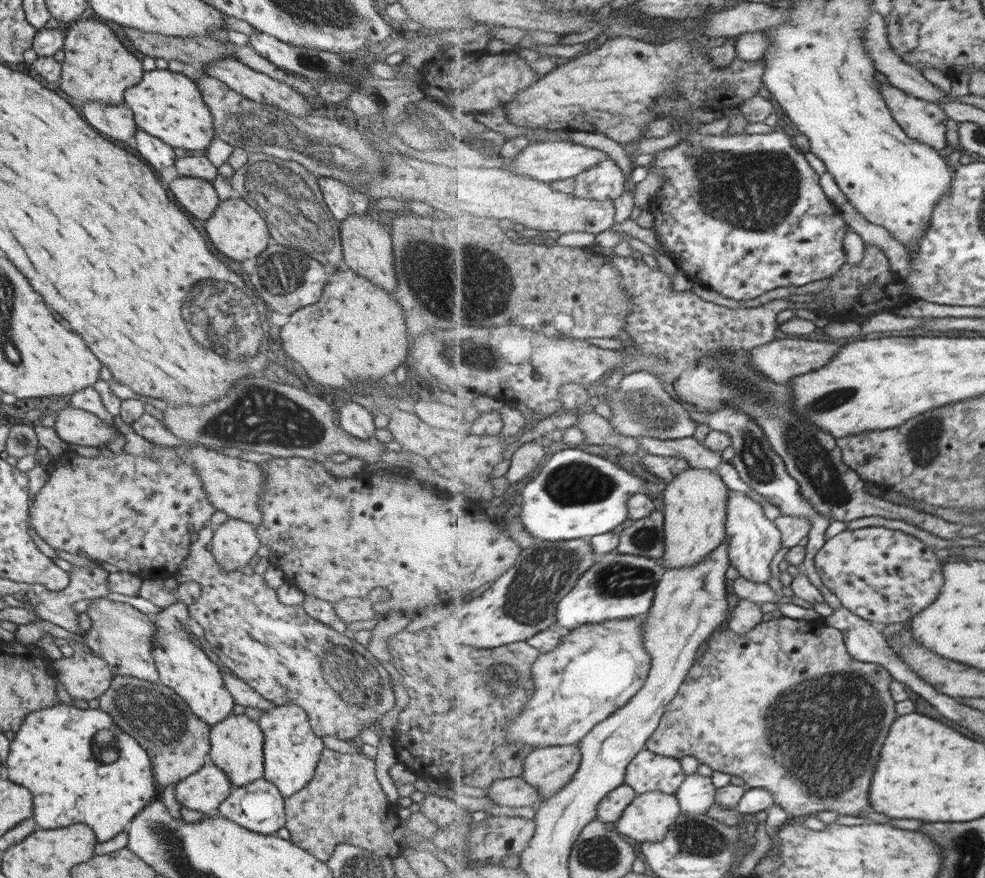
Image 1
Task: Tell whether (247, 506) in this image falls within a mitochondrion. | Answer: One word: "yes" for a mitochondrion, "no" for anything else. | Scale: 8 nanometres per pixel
no

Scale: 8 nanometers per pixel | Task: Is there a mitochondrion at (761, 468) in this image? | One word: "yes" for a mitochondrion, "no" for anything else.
yes

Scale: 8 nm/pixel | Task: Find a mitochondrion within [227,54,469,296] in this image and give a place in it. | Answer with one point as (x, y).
(290, 205)

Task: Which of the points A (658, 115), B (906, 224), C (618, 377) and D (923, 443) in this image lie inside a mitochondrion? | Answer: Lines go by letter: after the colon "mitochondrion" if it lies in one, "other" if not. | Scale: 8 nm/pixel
A: other
B: other
C: mitochondrion
D: mitochondrion

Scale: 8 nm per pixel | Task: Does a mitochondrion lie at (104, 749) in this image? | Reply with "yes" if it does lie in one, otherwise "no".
yes

